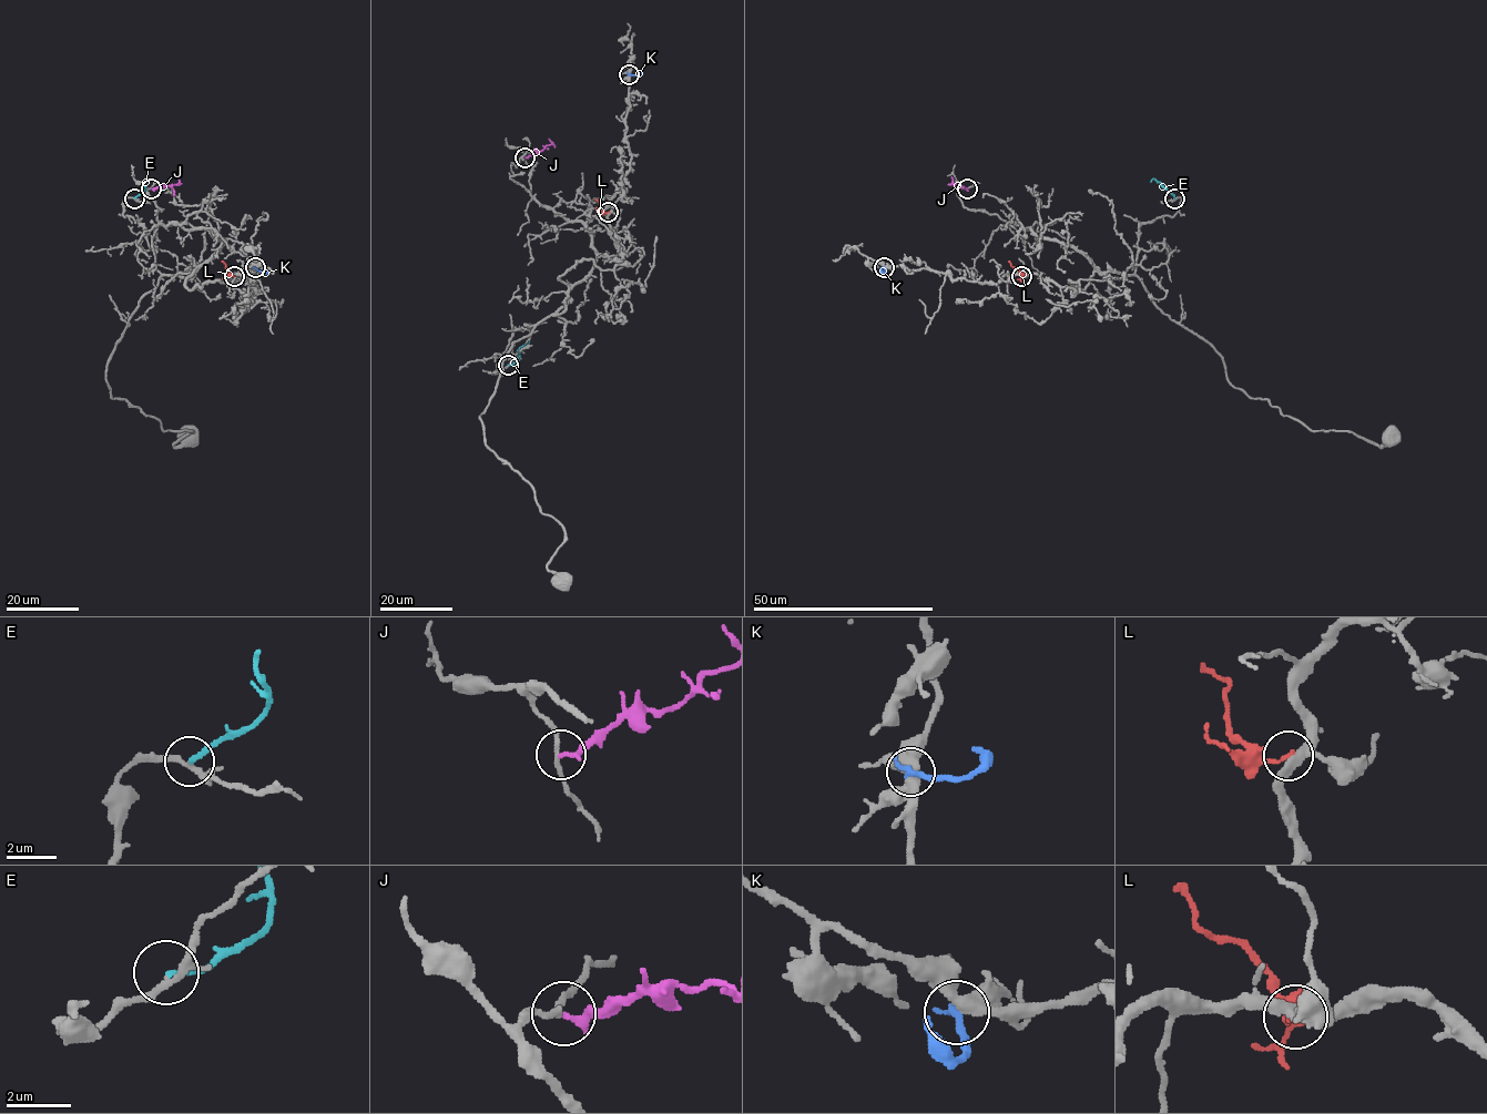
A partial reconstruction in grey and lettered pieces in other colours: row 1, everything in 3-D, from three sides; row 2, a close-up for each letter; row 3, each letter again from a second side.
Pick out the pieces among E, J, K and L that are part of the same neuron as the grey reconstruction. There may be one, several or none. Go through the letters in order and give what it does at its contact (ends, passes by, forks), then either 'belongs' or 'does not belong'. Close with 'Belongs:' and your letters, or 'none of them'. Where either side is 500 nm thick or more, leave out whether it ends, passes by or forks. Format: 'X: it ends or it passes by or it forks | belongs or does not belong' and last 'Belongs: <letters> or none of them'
E: it ends | does not belong
J: it ends | does not belong
K: it ends | does not belong
L: it ends | does not belong
Belongs: none of them

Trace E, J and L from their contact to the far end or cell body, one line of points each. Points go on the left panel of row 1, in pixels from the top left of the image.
E: (134, 198), (145, 191), (145, 182), (152, 179), (156, 182)
J: (151, 188), (176, 184), (177, 176)
L: (234, 275), (227, 273), (222, 261)

